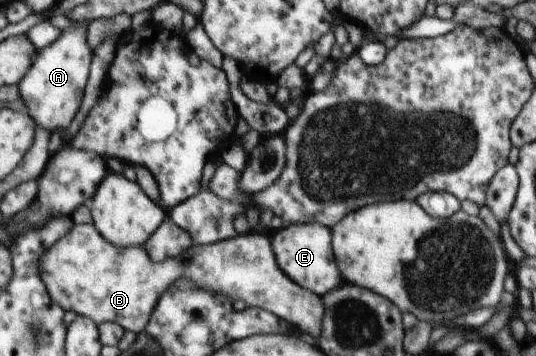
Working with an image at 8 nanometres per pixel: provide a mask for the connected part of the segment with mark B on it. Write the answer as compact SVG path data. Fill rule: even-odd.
M73 223L69 233L41 255L39 273L52 300L61 309L92 318L97 325L115 322L137 334L147 328L160 297L181 280L225 295L231 301L245 301L248 307L269 310L285 321L293 321L293 325L301 325L301 329L315 339L321 333L321 296L297 285L280 268L273 245L265 235L259 235L259 231L229 241L196 245L177 257L153 263L143 247L117 247L93 224Z

